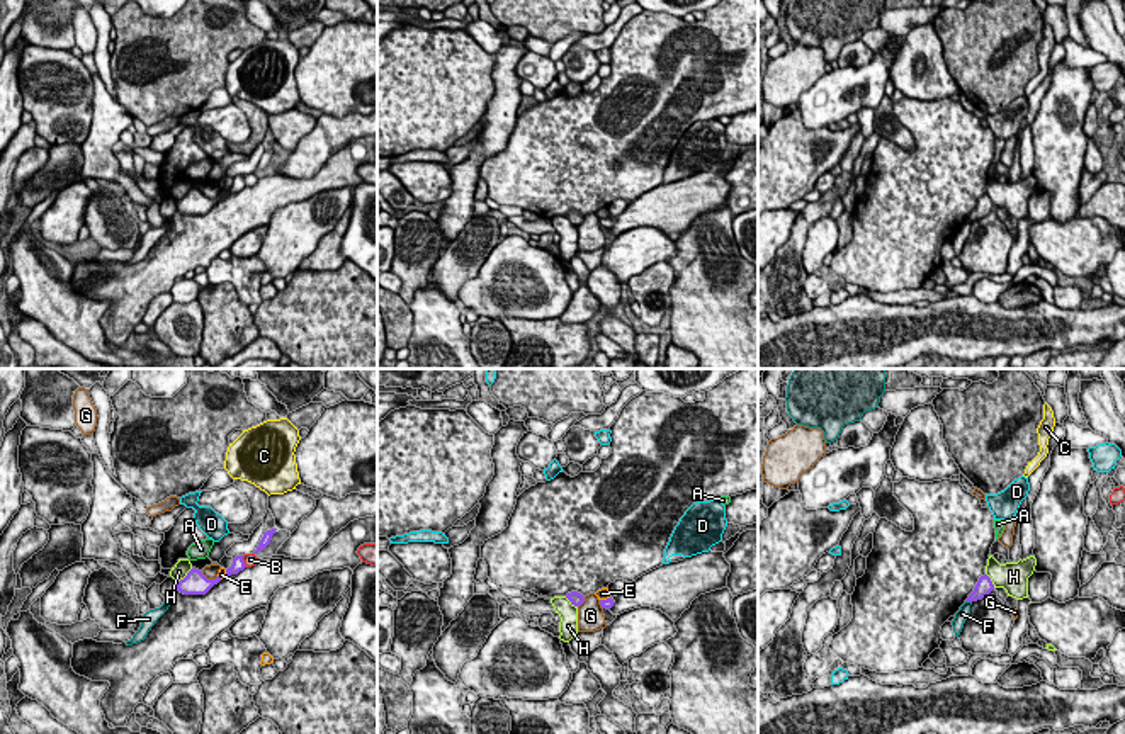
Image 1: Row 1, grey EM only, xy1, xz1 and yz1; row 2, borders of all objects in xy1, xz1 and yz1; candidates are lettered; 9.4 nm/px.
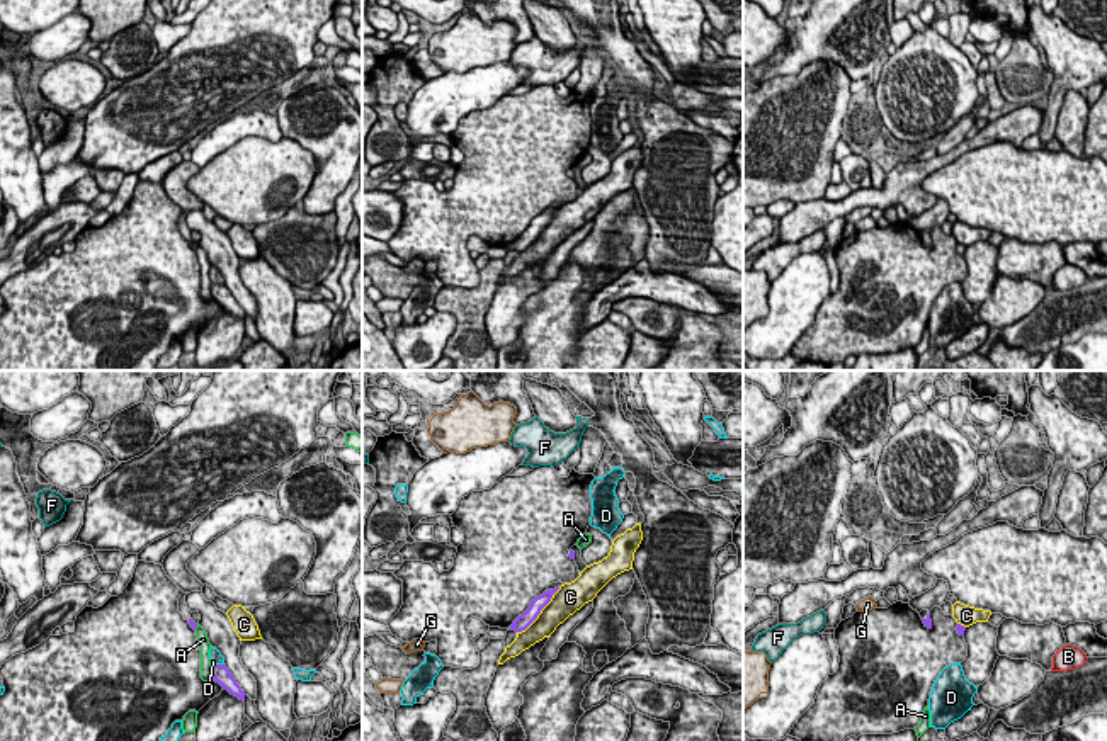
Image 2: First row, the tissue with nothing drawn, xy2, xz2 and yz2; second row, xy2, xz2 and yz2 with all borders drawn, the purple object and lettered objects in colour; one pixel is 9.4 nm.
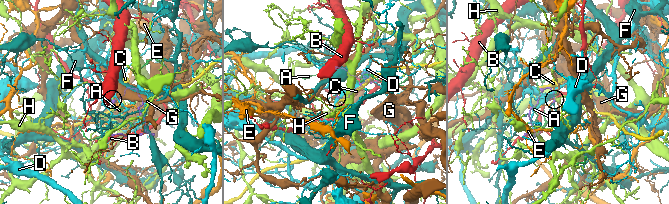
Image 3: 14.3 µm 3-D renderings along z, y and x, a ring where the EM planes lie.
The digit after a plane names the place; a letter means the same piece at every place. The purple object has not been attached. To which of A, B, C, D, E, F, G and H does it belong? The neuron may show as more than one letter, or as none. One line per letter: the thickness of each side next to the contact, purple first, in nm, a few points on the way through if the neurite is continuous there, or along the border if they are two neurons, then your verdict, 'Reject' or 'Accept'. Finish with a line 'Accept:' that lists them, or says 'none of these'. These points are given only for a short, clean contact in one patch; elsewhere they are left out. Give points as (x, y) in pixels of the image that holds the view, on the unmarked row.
A: Thickness 170 nm (purple) against 100 nm. Reject
B: Thickness 130 nm (purple) against 130 nm. Reject
C: Thickness 140 nm (purple) against 260 nm. Reject
D: Thickness 170 nm (purple) against 120 nm. Reject
E: Thickness 100 nm (purple) against 100 nm. Reject
F: Thickness 160 nm (purple) against 120 nm. Boundary: yz1 (966, 220), (971, 223). Reject
G: Thickness 220 nm (purple) against 130 nm. Reject
H: Thickness 220 nm (purple) against 140 nm. Boundary: xy1 (192, 187), (177, 201). Reject
Accept: none of these

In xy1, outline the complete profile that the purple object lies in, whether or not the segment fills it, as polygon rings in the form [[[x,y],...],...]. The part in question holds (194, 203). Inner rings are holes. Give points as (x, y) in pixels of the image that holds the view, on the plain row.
[[[192,187],[187,195],[177,200],[177,211],[184,214],[206,214],[221,197],[207,199],[202,190]]]

